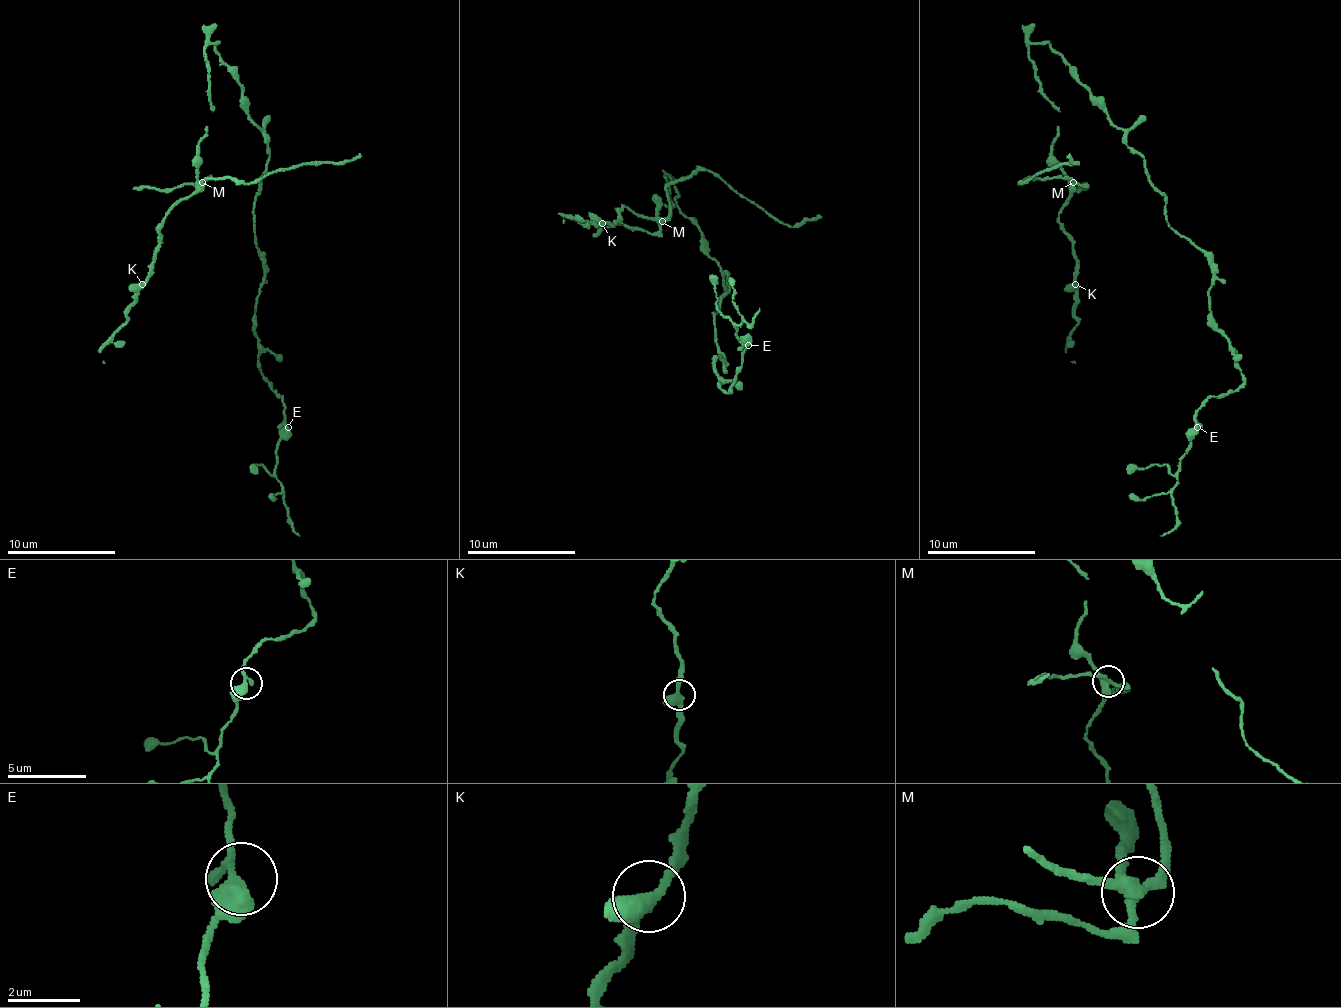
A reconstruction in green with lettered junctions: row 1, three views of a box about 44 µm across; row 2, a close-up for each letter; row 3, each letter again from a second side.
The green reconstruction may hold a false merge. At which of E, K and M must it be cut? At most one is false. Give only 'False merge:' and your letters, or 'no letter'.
False merge: M

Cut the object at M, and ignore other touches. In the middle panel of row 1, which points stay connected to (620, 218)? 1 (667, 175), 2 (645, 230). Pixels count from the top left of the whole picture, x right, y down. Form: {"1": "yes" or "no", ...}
{"1": "yes", "2": "no"}

